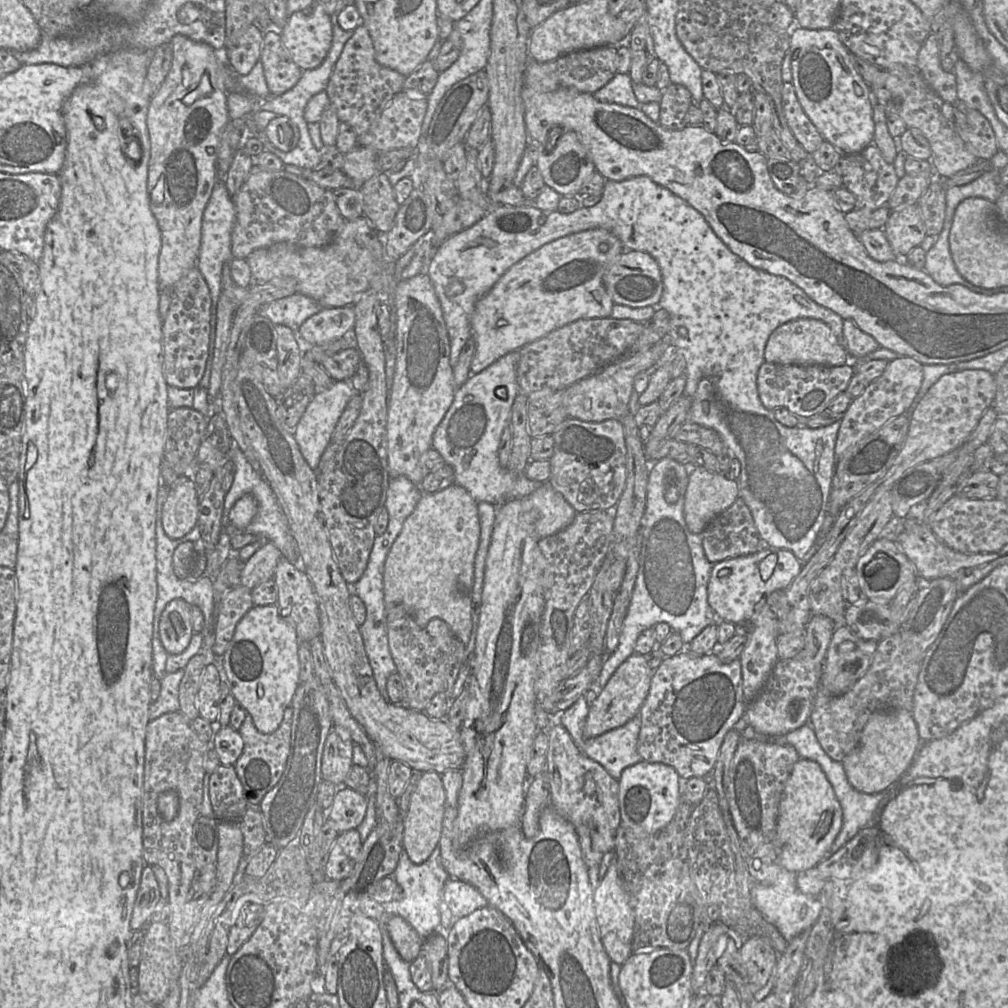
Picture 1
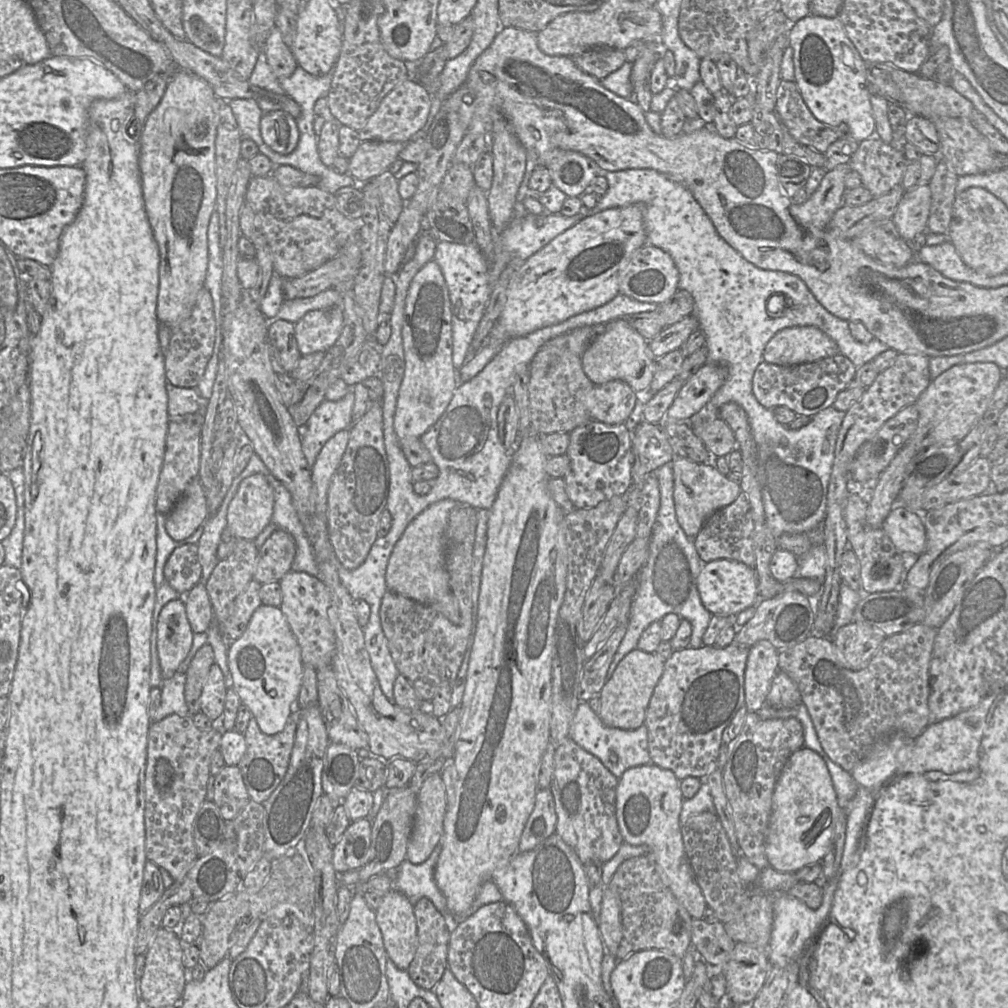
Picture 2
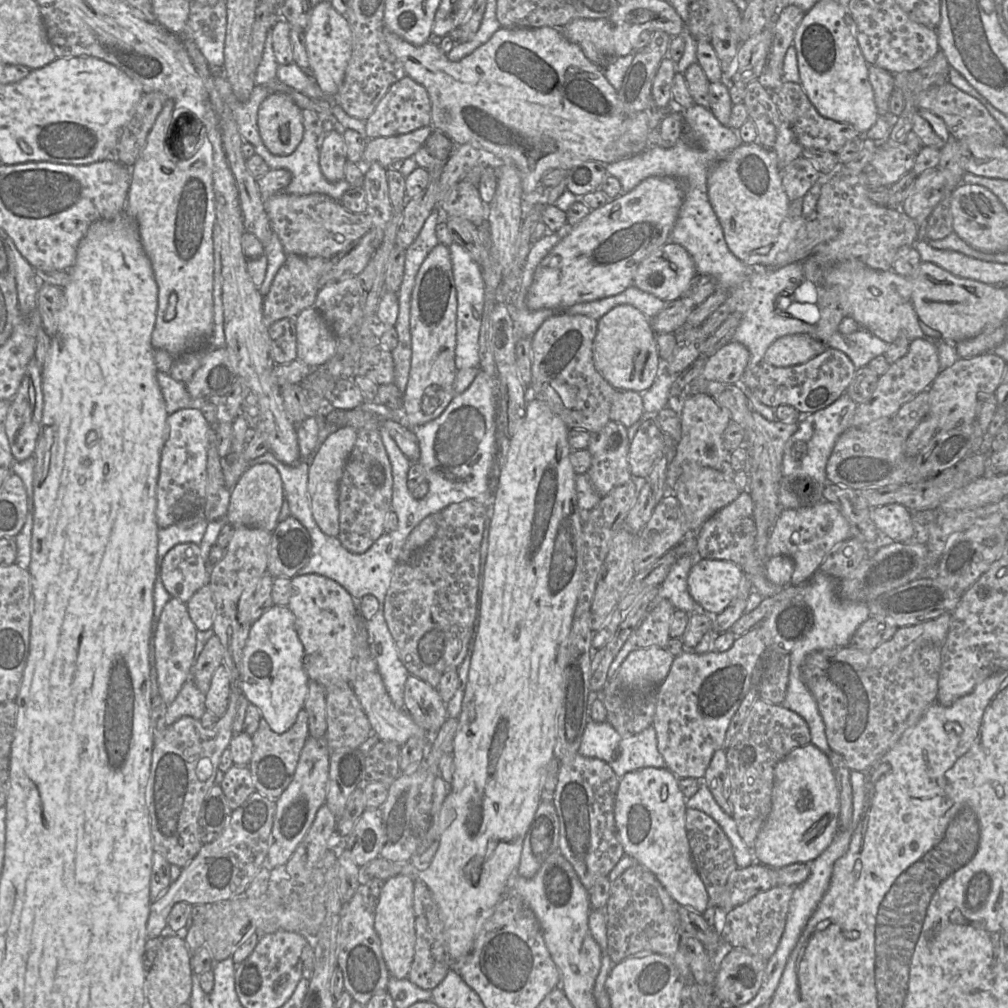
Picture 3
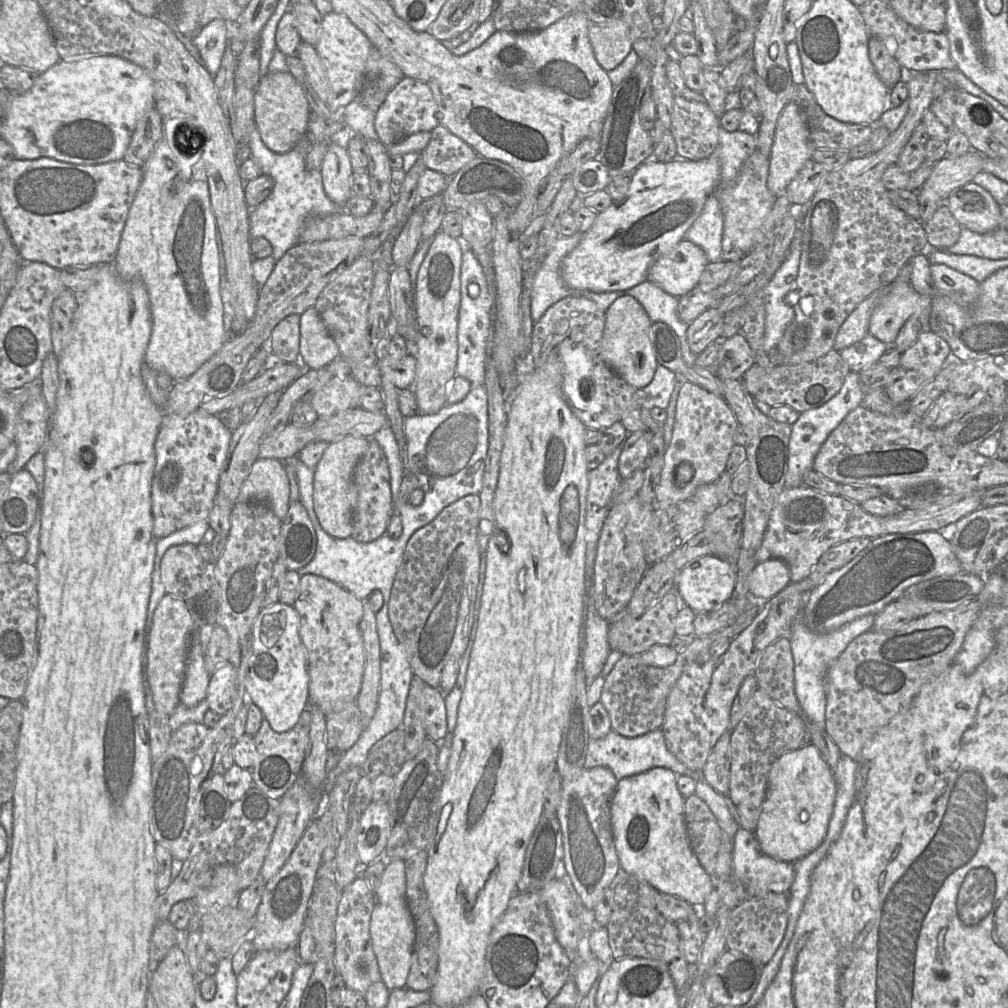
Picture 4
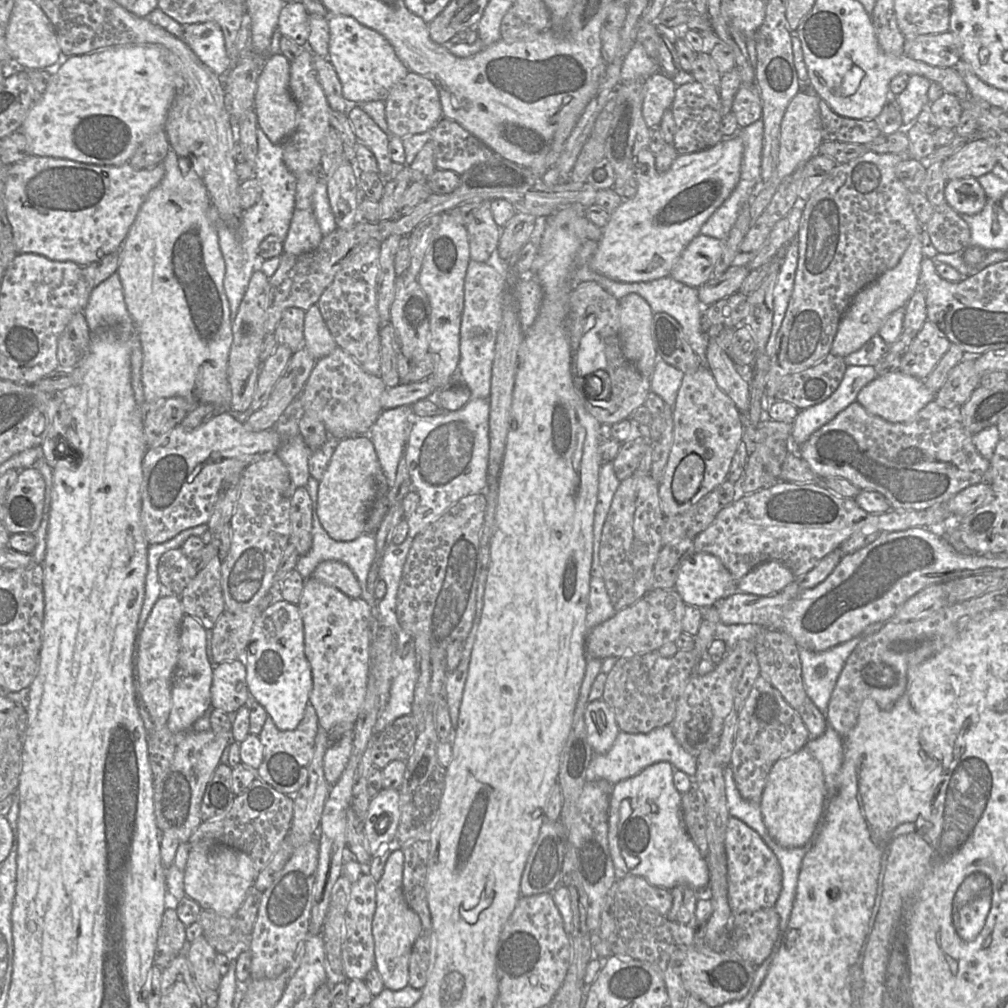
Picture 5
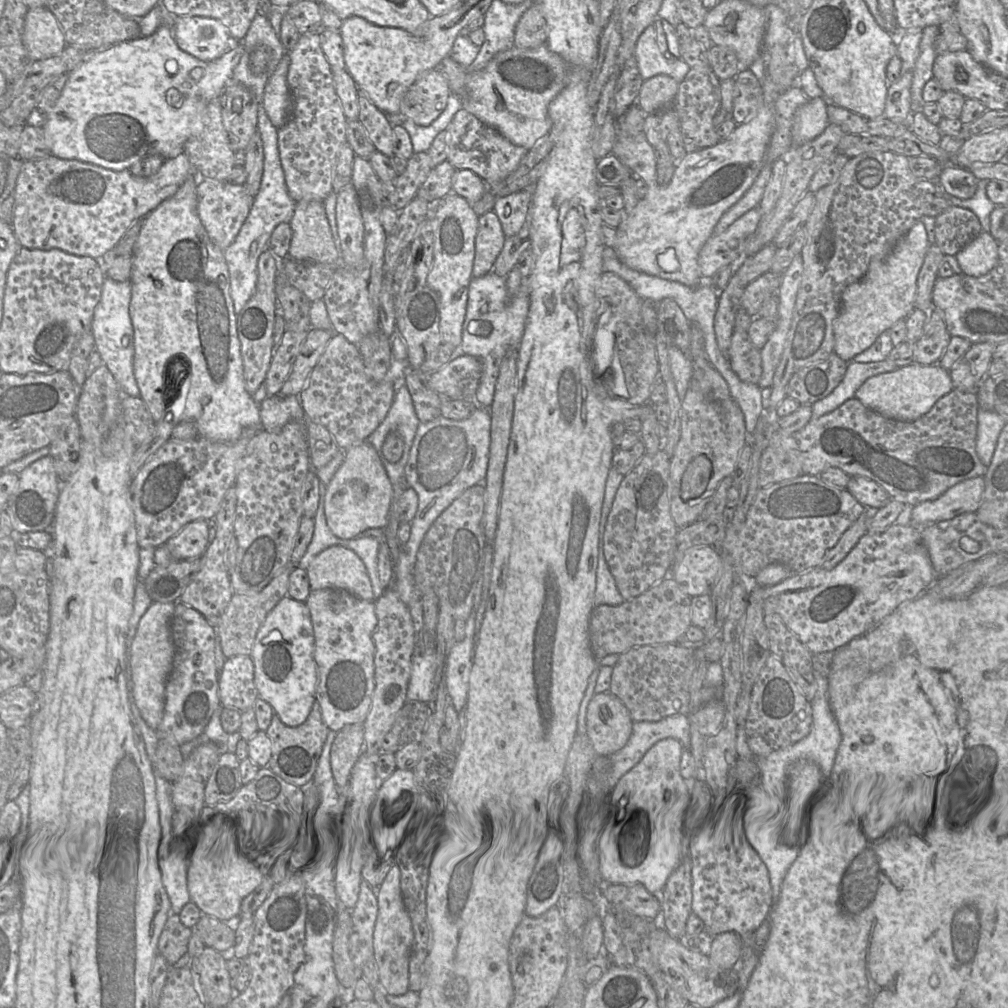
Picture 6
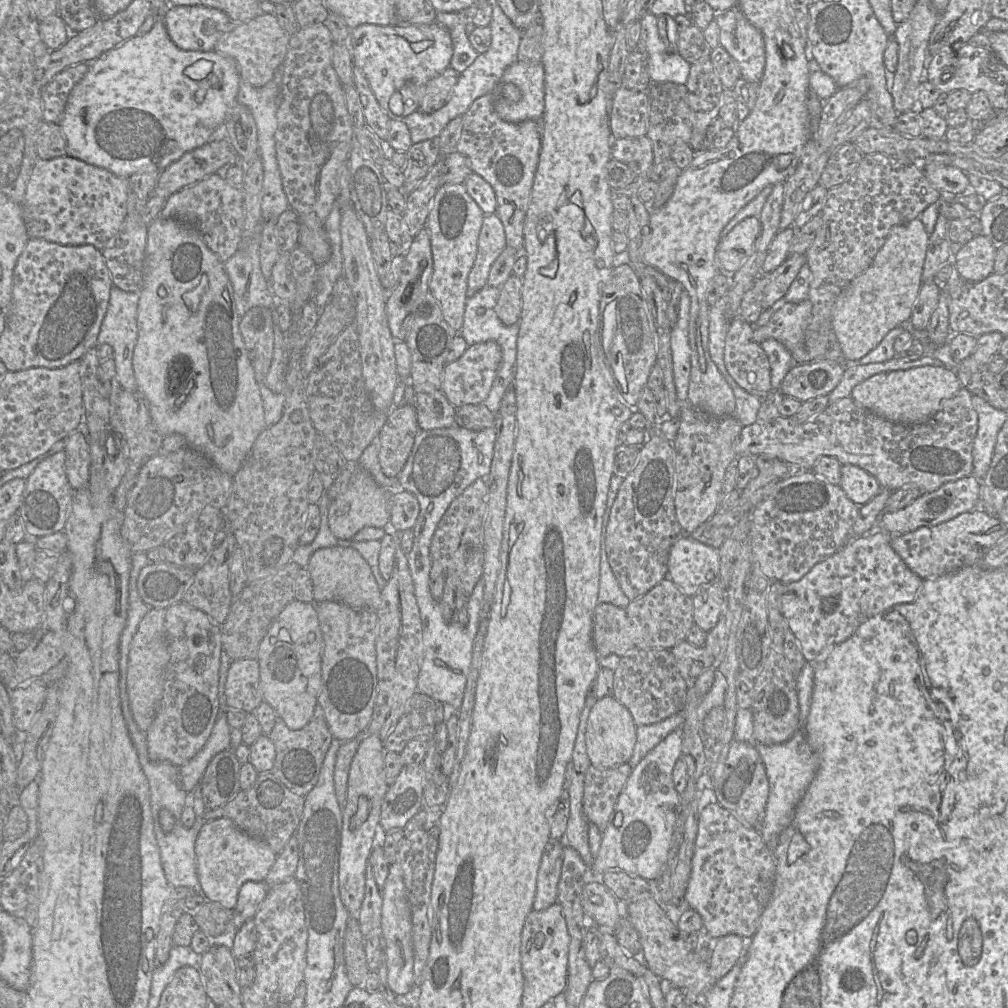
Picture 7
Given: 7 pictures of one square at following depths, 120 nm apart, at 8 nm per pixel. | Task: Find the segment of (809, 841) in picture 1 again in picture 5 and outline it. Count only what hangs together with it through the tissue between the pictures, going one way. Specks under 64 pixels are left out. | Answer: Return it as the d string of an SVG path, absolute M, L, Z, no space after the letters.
M807 748L780 758L770 771L761 799L762 816L769 835L784 847L804 846L818 825L825 797L822 766Z

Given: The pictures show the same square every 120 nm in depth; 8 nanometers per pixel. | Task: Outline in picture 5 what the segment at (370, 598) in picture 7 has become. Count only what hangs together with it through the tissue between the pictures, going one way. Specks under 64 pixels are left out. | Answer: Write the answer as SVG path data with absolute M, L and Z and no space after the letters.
M327 560L319 563L312 578L337 588L350 598L361 597L361 588L354 573L342 562Z

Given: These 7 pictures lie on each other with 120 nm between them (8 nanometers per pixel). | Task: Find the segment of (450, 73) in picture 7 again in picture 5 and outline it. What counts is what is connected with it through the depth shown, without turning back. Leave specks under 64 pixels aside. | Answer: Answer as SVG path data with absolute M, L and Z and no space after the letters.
M409 72L404 79L392 87L384 102L389 133L400 138L431 130L443 118L436 86L428 78L413 72Z

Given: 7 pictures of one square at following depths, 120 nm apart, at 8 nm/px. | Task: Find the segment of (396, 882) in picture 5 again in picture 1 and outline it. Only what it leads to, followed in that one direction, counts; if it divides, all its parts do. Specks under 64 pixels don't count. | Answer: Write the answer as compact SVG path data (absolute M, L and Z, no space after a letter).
M398 915L386 916L385 928L399 956L407 963L414 961L421 953L424 939Z

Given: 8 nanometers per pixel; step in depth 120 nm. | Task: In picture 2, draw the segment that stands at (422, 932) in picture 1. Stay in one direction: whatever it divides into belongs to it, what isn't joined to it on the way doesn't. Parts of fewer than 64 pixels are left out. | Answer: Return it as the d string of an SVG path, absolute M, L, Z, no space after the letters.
M443 835L427 860L413 864L407 858L395 872L386 872L393 879L393 888L403 893L414 905L421 898L428 898L444 916L448 914L446 898L434 880L434 870L442 850Z

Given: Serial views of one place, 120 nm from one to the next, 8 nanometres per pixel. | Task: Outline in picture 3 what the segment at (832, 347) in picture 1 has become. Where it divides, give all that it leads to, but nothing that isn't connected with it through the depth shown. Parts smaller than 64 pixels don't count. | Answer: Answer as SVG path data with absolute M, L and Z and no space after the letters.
M809 334L786 335L775 340L764 354L764 361L775 367L803 364L828 347Z

